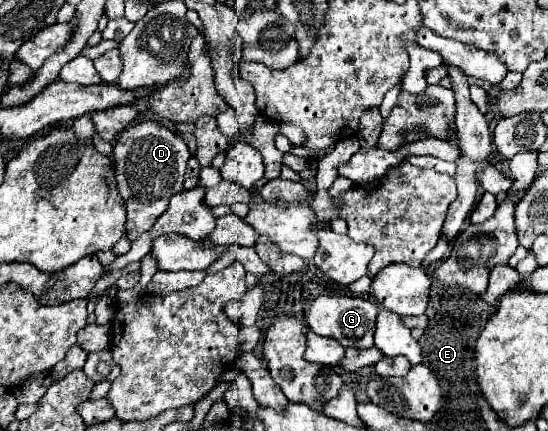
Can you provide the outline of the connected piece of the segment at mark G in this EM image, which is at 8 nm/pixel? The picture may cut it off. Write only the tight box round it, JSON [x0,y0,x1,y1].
[308,295,378,349]

